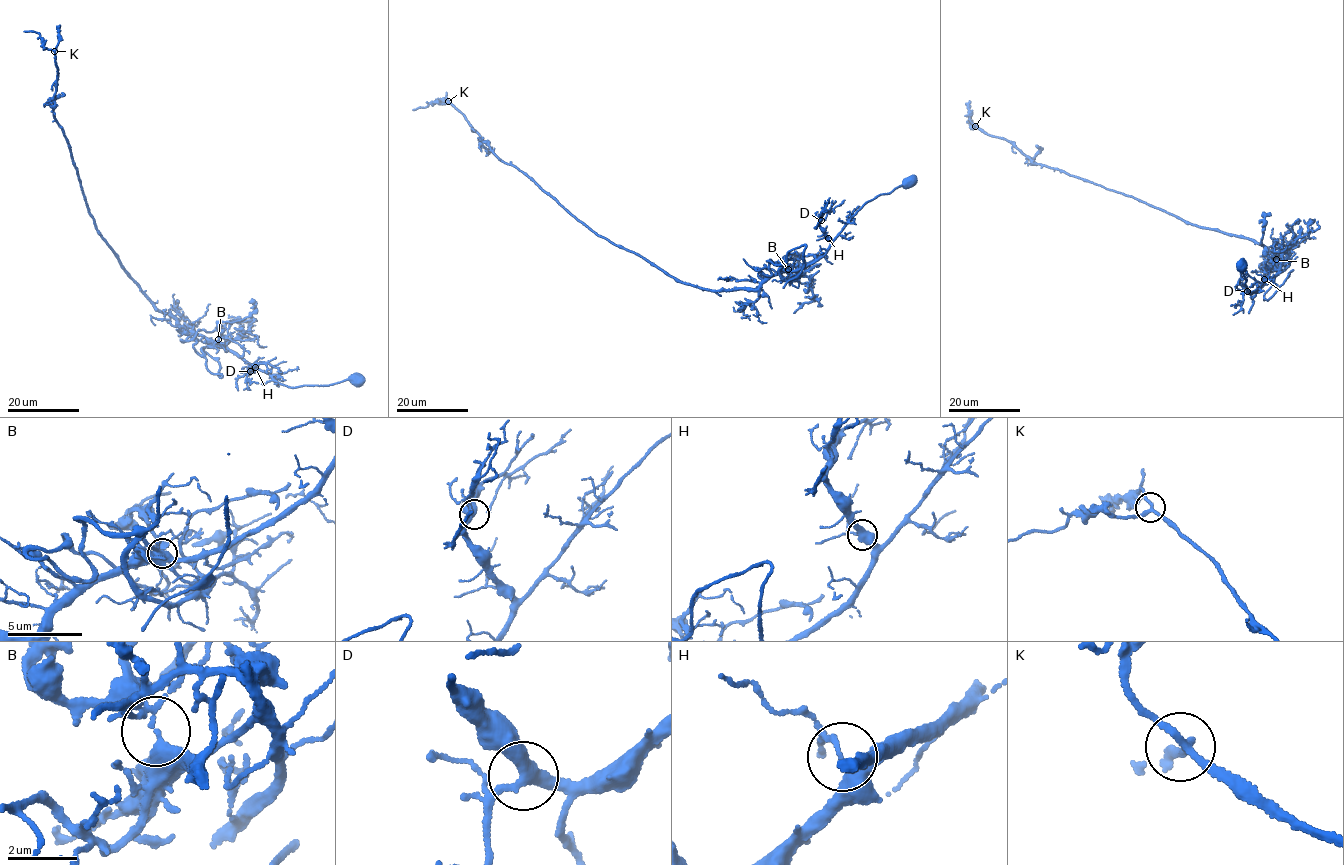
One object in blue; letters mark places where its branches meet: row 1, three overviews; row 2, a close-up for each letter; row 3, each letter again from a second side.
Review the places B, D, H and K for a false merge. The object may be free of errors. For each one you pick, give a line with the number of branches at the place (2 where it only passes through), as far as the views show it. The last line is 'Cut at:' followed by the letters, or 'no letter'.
B: 3
Cut at: B

